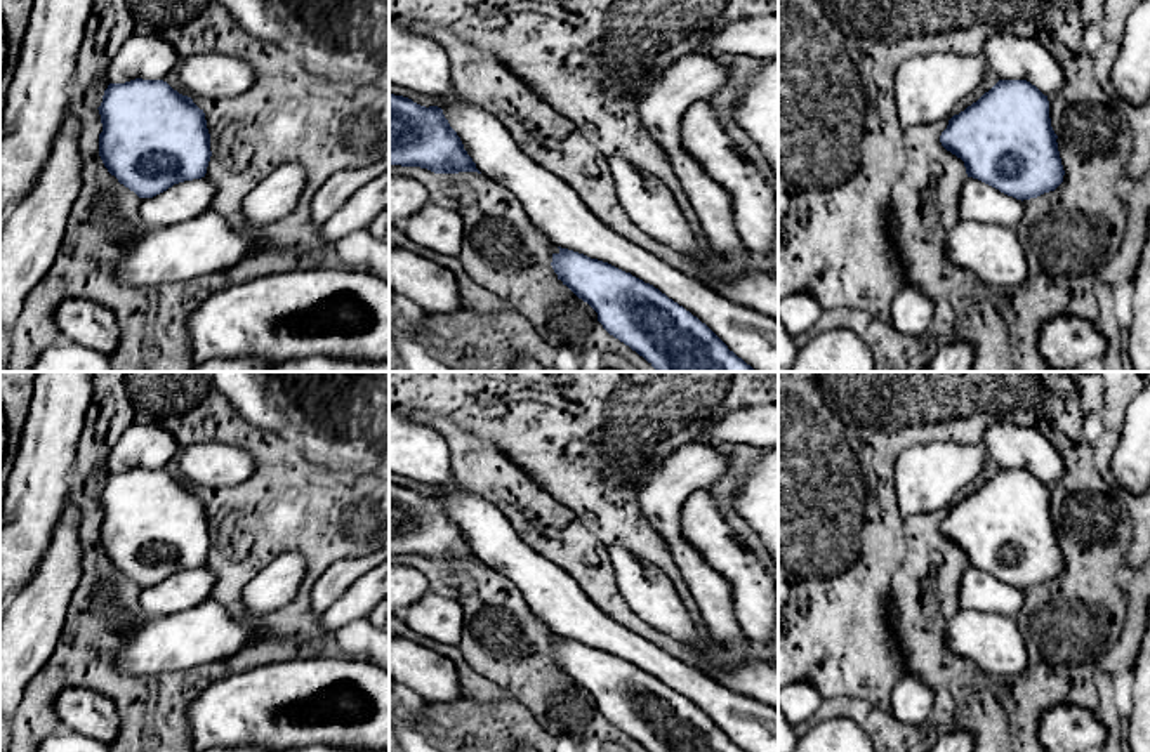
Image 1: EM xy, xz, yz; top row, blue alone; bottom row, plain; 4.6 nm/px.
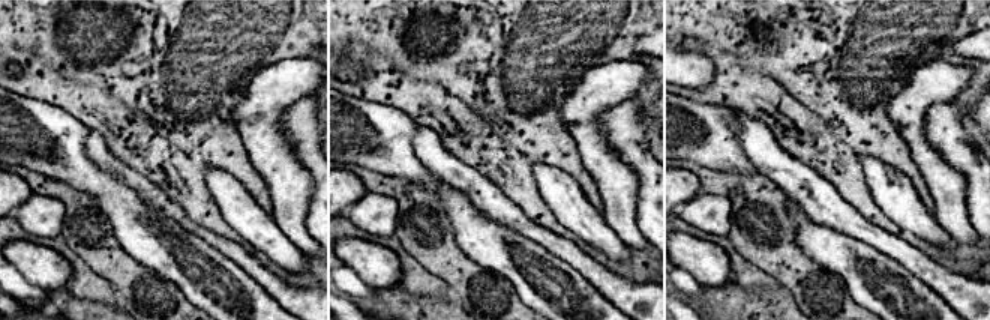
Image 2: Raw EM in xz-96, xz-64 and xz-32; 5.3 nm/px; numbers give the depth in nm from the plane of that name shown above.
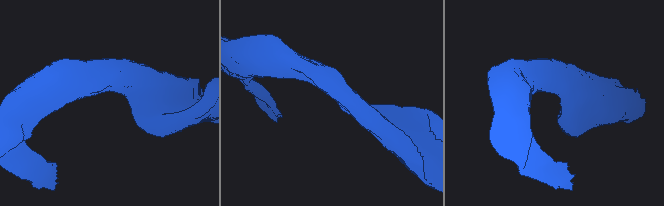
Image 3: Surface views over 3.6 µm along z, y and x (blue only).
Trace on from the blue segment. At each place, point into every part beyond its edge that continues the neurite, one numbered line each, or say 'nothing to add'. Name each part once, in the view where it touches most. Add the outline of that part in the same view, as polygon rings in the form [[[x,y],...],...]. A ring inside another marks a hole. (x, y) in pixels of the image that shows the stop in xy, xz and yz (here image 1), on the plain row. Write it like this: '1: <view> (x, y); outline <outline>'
nothing to add

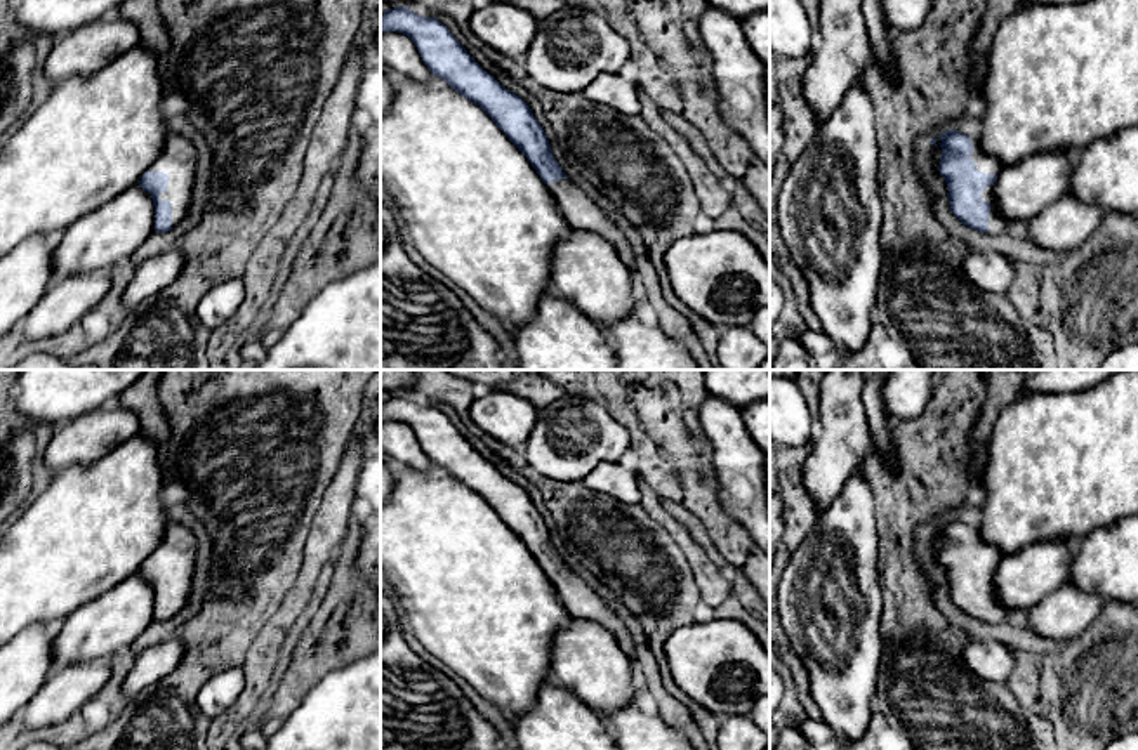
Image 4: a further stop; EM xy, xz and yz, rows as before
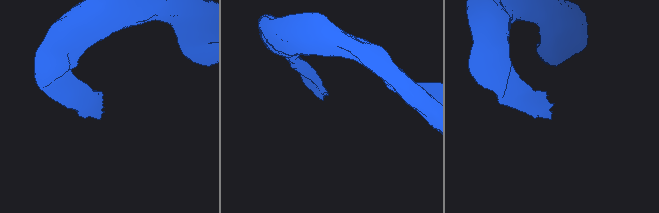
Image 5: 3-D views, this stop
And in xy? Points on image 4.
1: xy (178, 549); outline [[[170,521],[163,540],[148,559],[169,564],[167,580],[158,587],[172,592],[172,616],[175,616],[186,606],[191,592],[196,561],[196,540],[193,533],[177,521]]]

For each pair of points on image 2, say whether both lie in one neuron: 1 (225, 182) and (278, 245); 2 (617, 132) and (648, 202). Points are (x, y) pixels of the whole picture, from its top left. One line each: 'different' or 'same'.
1: same
2: same

